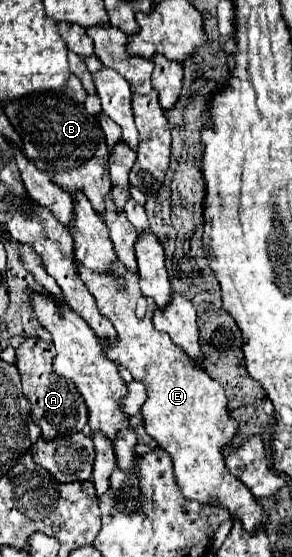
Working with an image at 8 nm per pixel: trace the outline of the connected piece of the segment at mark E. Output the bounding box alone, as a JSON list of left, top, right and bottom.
[75,262,267,532]

